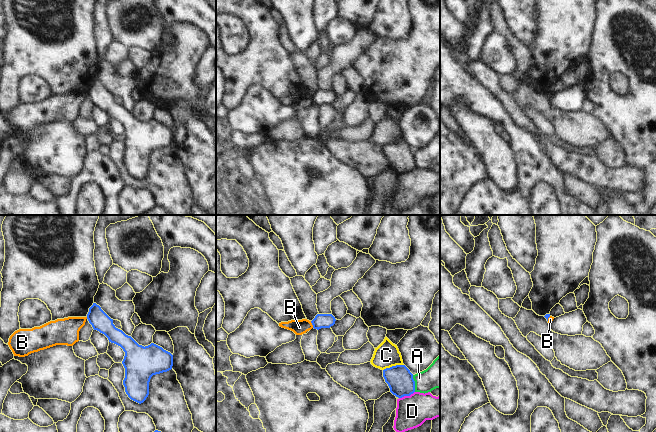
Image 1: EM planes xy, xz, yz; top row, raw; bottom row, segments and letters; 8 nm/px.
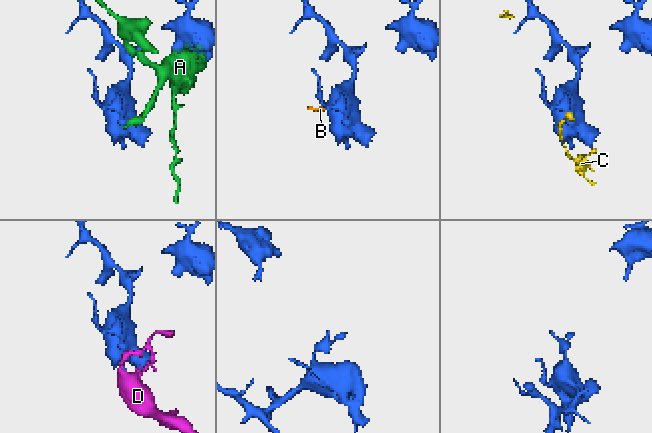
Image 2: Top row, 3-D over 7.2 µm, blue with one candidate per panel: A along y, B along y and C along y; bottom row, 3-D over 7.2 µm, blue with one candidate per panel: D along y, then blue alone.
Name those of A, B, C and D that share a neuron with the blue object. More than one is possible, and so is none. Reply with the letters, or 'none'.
none

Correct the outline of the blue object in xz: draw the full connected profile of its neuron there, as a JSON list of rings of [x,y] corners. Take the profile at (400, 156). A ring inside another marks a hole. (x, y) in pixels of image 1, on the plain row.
[[[396,141],[383,146],[383,153],[390,168],[398,174],[410,172],[415,168],[413,150],[405,141]]]

